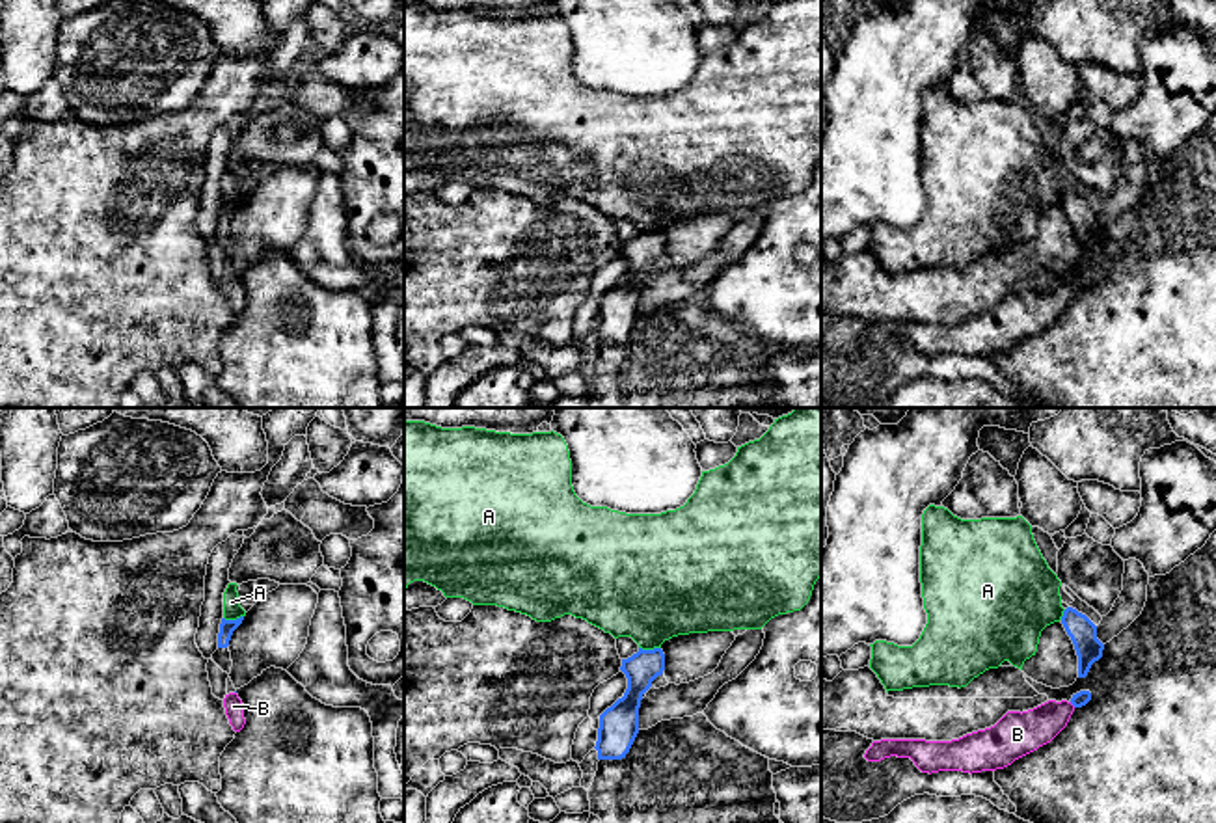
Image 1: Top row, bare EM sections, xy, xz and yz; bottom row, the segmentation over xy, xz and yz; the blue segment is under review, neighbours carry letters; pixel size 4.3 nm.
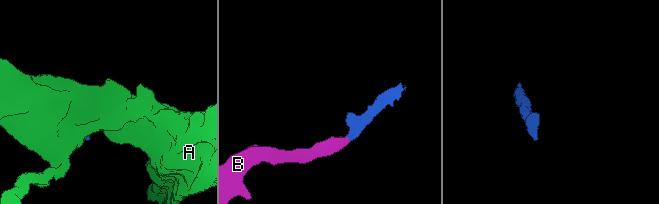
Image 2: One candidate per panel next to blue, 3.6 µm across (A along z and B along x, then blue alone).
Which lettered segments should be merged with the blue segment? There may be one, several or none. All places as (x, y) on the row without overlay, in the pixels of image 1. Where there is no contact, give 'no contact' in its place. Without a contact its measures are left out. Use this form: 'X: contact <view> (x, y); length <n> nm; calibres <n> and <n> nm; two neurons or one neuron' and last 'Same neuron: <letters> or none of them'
A: contact xz (650, 233); length 100 nm; calibres 150 and 420 nm; two neurons
B: contact yz (1073, 287); length 40 nm; calibres 70 and 180 nm; one neuron
Same neuron: B

